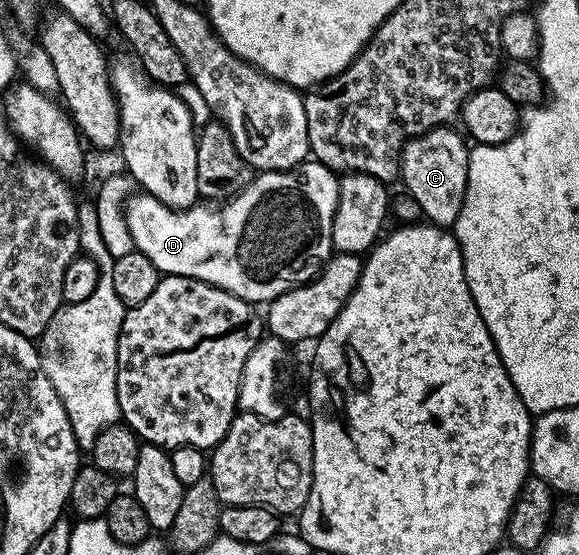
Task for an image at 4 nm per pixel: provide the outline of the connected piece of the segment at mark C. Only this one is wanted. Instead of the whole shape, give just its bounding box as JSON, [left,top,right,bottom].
[401,127,469,227]

